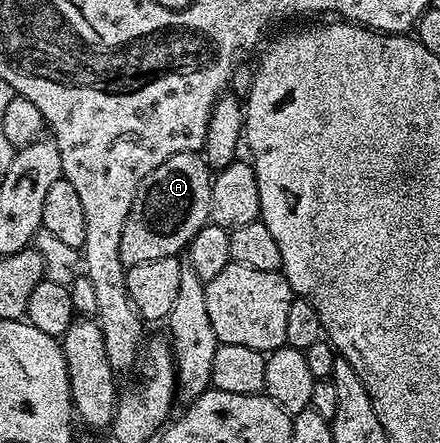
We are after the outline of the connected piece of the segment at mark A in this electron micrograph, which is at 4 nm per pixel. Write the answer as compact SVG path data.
M200 152L171 155L171 159L159 163L159 167L155 167L155 171L151 171L151 175L145 177L143 196L138 195L131 203L131 211L123 223L123 236L119 238L121 262L128 267L147 263L151 259L177 257L182 251L188 250L191 239L195 239L195 235L204 225L210 224L212 186L211 167Z

